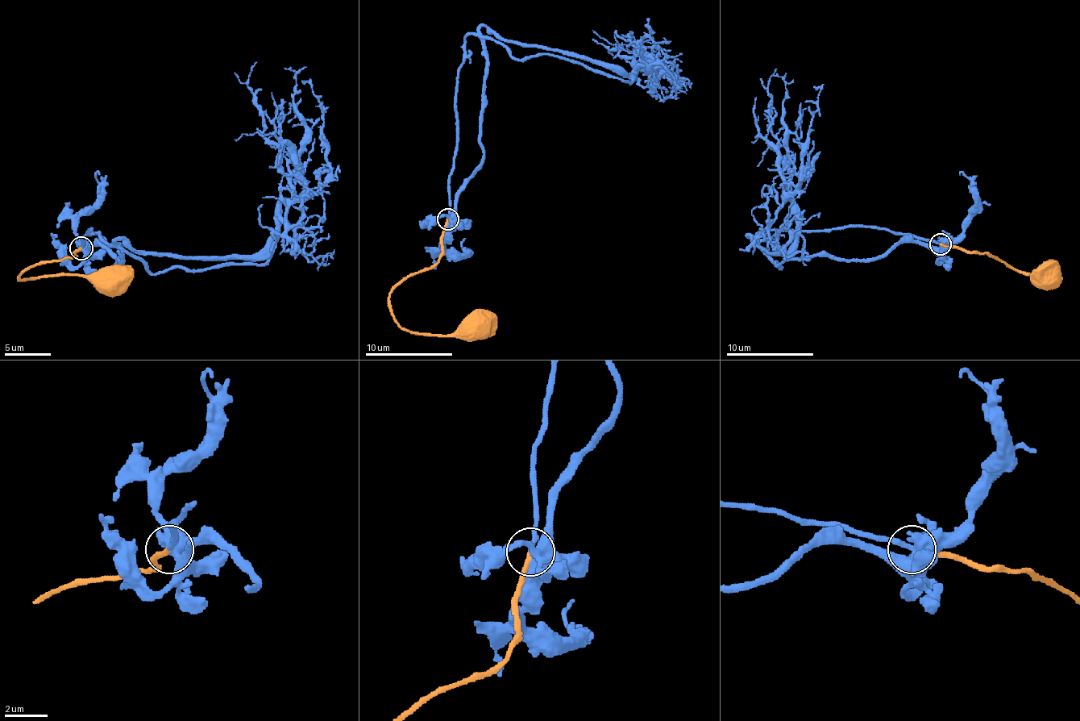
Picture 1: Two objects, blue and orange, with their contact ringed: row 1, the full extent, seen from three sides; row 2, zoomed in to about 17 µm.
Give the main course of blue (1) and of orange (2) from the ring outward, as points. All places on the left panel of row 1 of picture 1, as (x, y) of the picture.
1: (80, 247), (101, 245), (119, 264), (119, 245), (251, 257), (267, 243), (292, 188), (249, 85), (256, 63)
2: (80, 247), (73, 257), (39, 261), (20, 275), (22, 280), (64, 275), (134, 277)

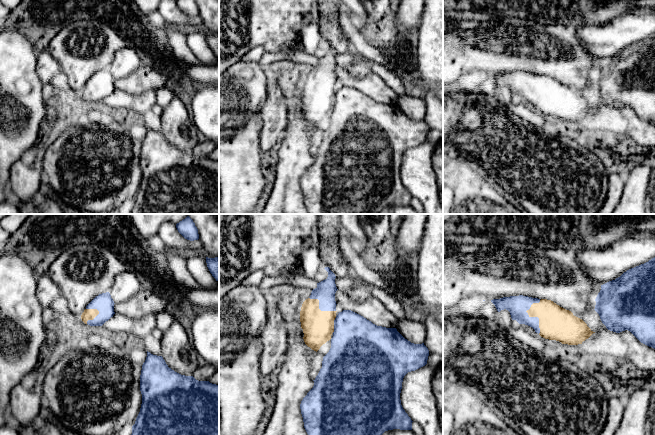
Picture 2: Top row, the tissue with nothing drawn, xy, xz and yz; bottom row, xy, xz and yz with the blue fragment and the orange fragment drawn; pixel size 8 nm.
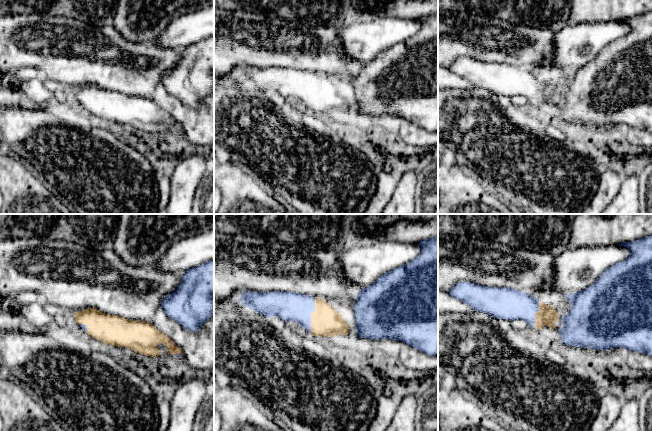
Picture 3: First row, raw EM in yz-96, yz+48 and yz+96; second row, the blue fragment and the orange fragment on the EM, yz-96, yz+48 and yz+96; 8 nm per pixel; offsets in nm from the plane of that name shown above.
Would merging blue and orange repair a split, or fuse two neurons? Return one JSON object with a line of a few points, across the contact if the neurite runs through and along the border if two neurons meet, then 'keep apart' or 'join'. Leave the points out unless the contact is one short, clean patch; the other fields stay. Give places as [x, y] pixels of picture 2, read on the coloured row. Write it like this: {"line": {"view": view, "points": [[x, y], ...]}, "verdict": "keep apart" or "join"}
{"verdict": "join"}

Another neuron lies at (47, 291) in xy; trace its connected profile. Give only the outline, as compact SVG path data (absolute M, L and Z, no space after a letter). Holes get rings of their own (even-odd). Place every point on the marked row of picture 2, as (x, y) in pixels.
M47 275L37 277L36 296L43 308L48 308L60 295L59 287Z

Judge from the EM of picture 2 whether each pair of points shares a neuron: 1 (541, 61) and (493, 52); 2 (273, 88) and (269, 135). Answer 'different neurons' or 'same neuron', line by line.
1: same neuron
2: same neuron

